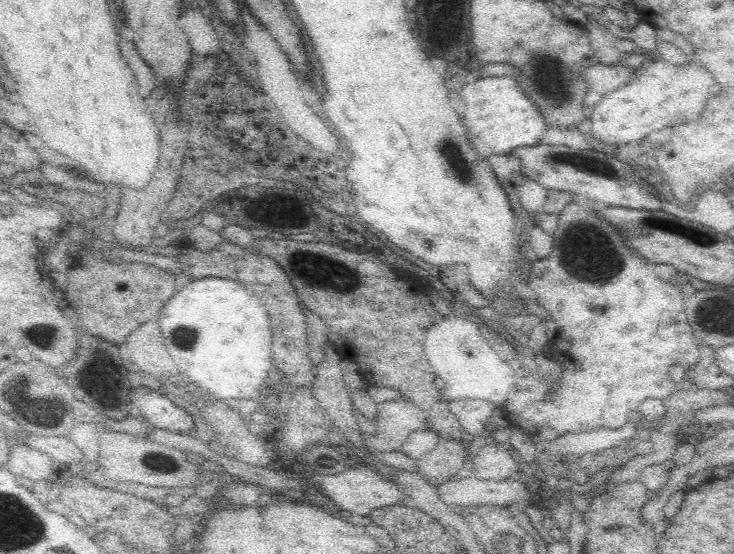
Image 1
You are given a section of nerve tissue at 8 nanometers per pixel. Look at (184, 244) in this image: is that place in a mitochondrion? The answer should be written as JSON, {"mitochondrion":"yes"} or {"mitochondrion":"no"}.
{"mitochondrion":"no"}

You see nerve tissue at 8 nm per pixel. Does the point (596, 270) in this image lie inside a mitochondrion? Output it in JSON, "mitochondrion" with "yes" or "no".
{"mitochondrion":"yes"}

